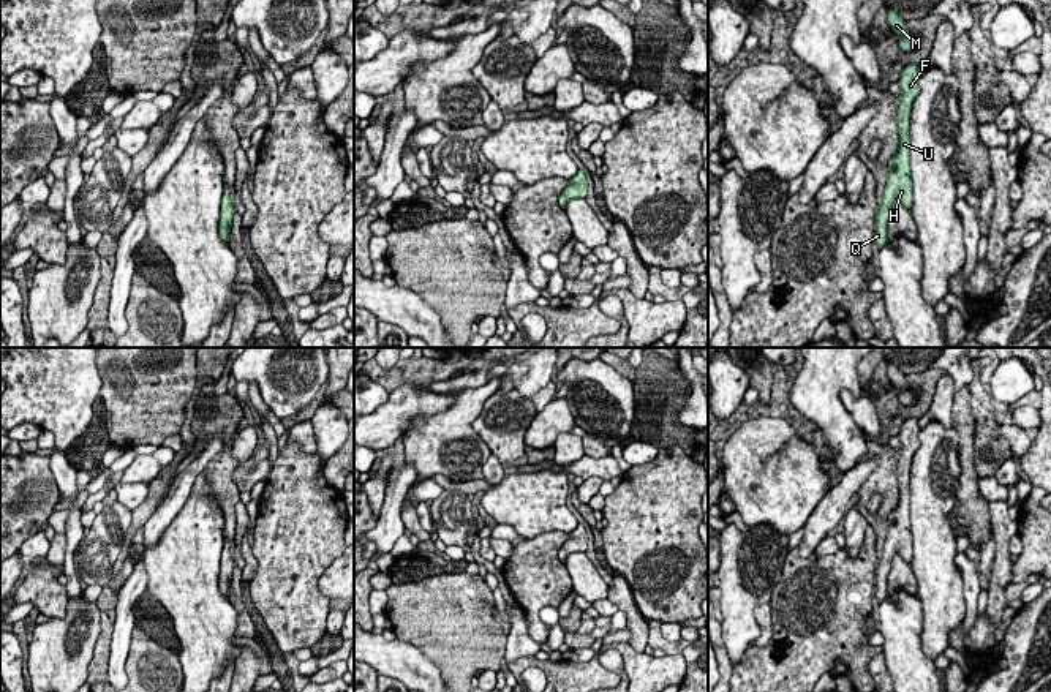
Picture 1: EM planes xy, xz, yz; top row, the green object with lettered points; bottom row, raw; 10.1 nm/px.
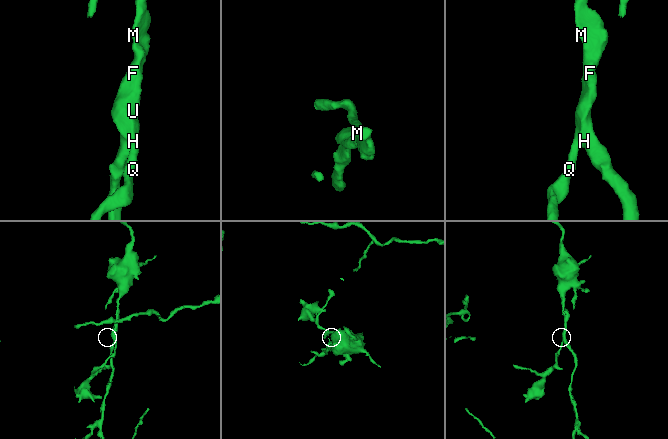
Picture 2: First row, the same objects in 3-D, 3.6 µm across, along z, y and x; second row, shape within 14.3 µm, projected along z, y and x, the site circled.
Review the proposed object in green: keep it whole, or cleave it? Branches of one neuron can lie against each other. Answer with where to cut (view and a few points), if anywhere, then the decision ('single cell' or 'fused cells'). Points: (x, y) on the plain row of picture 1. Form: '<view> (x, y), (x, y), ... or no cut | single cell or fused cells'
no cut | single cell

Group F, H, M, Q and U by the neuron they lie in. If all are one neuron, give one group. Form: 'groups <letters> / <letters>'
groups F H M Q U

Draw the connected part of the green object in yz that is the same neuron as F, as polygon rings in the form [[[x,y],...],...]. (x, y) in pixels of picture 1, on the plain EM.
[[[917,417],[907,419],[899,433],[899,461],[896,466],[898,479],[898,506],[888,513],[888,532],[876,567],[874,597],[879,604],[887,597],[888,572],[895,555],[899,555],[907,564],[912,562],[914,542],[910,532],[910,510],[909,510],[909,487],[910,487],[910,464],[915,452],[920,447]]]

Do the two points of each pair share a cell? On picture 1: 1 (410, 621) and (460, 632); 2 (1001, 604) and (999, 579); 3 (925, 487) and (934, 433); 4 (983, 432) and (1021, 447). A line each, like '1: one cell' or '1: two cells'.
1: one cell
2: one cell
3: one cell
4: two cells

